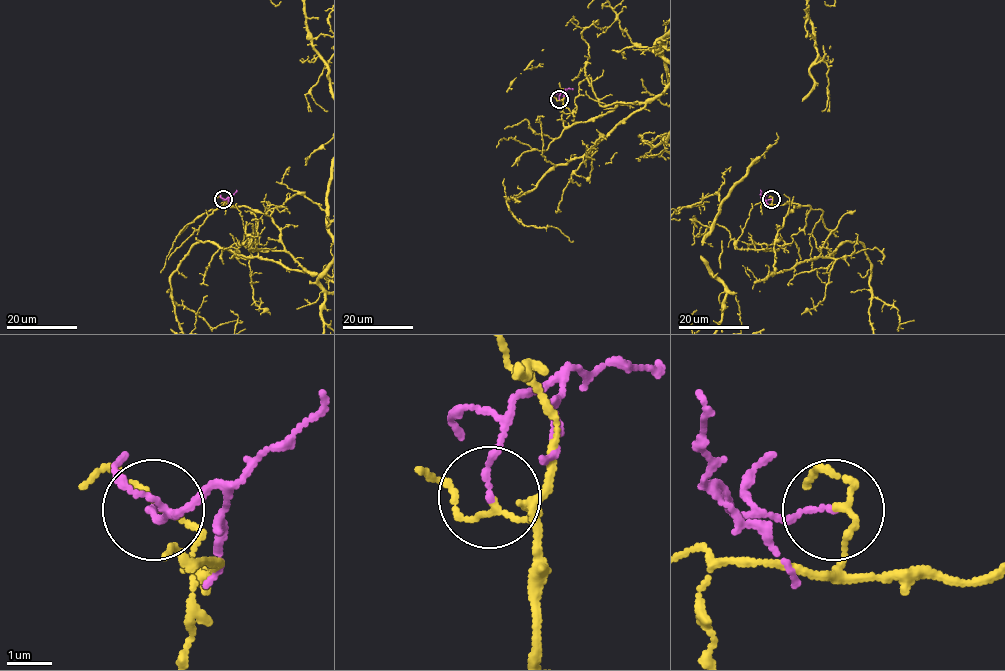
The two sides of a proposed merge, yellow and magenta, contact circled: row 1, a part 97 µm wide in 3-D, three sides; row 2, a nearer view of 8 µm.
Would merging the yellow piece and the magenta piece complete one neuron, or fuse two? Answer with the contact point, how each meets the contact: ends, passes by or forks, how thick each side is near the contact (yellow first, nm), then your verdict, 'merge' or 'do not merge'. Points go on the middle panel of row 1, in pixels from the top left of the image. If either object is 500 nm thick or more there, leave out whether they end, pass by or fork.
(559, 99) | yellow passes by | magenta ends | 100/130 nm | do not merge

